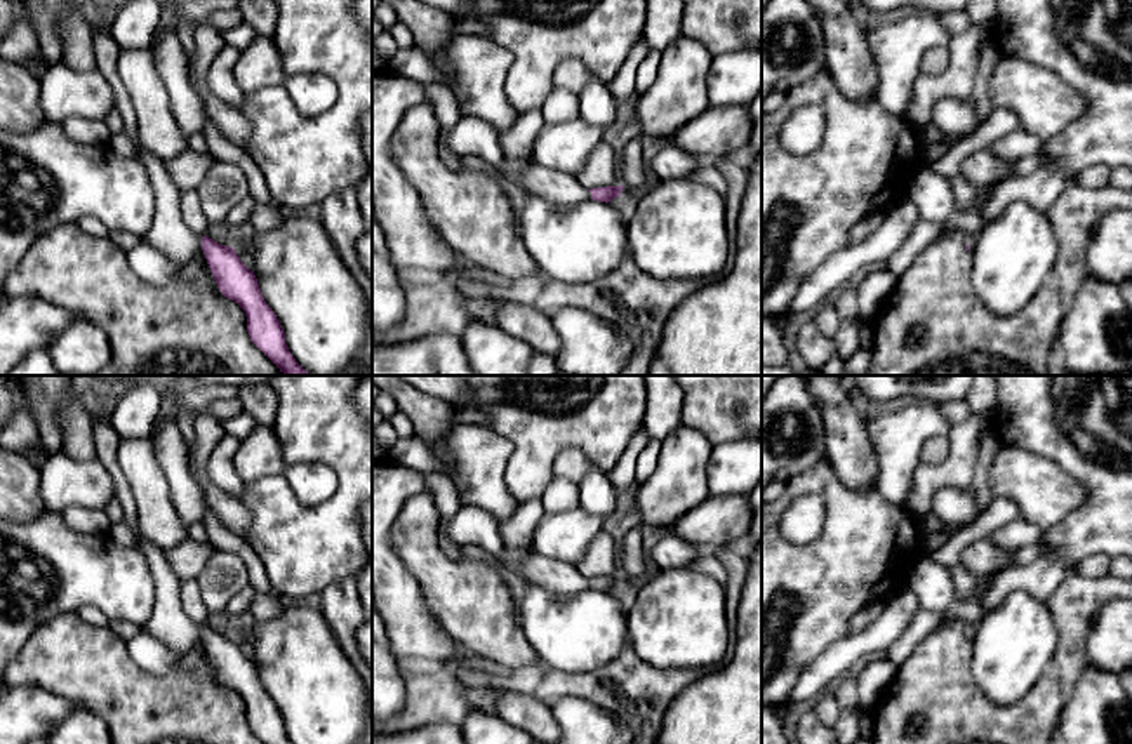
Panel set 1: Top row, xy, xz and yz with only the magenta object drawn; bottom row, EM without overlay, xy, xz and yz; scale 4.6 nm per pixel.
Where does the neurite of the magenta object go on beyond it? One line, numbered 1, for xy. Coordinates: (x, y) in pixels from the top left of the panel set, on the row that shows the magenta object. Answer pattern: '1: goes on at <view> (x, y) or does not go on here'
1: goes on at xy (167, 233)

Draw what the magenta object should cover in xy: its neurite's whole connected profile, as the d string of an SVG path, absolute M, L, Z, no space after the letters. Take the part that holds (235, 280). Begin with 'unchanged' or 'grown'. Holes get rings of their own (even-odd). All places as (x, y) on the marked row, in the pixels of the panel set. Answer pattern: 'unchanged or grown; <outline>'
grown; M92 23L92 49L97 70L115 92L115 108L134 141L136 156L144 163L155 189L153 224L141 242L153 245L177 264L188 264L202 250L221 294L245 311L250 341L285 375L311 375L290 355L280 320L266 304L254 271L240 261L233 247L221 245L207 235L200 236L183 223L181 191L170 179L165 160L139 144L136 111L118 75L122 49L99 23Z

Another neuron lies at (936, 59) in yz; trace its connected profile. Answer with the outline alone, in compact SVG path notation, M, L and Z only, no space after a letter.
M934 47L922 59L922 71L929 75L941 75L949 64L948 47Z

